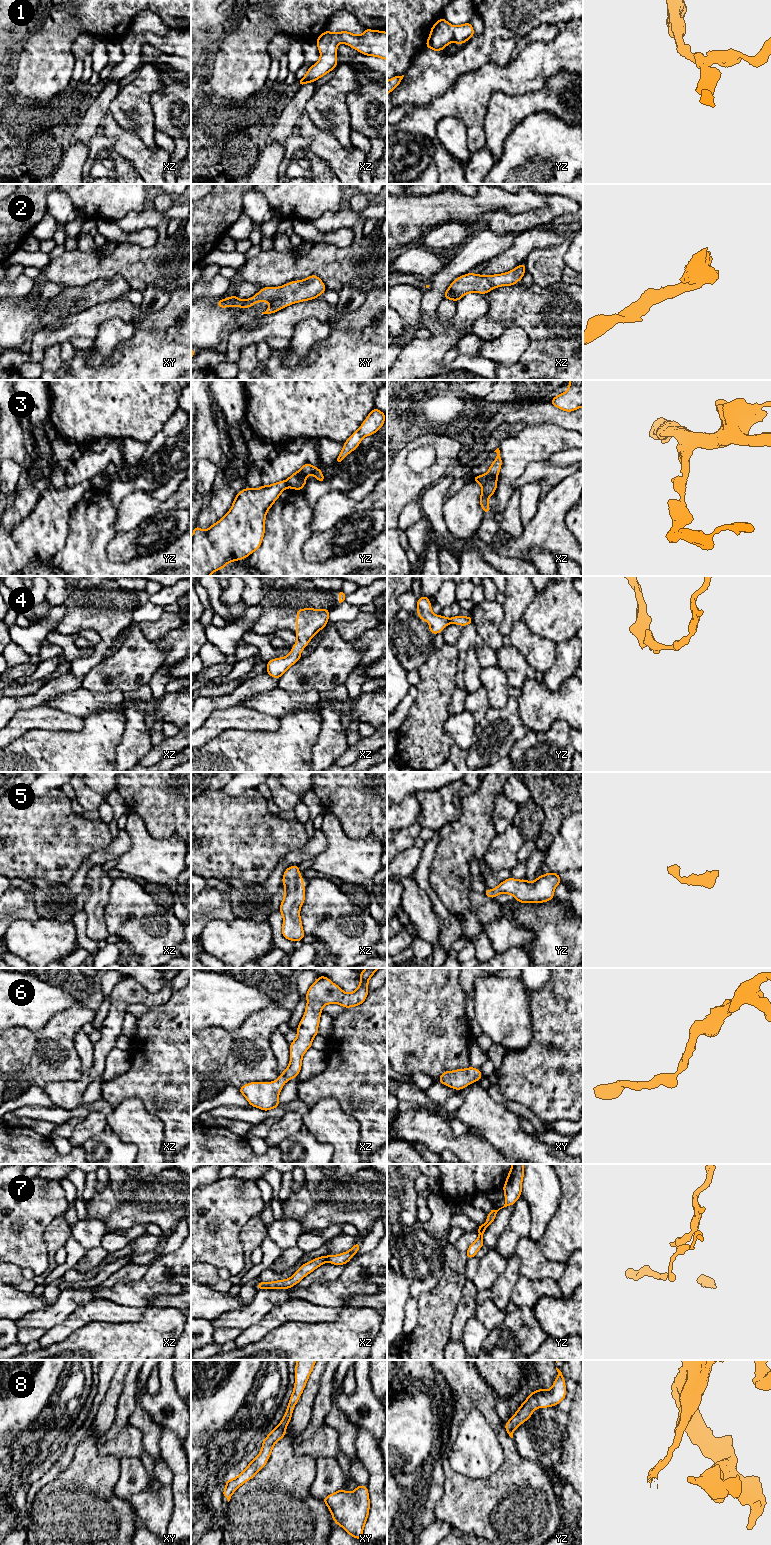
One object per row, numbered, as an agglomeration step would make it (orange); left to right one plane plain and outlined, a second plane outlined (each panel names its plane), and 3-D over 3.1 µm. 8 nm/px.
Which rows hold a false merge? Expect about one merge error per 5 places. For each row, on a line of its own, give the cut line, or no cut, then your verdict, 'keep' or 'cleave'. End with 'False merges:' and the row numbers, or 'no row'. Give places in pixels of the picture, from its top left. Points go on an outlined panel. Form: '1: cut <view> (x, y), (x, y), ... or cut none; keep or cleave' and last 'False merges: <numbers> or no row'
1: cut none; keep
2: cut none; keep
3: cut xz (488, 473), (496, 477); cleave
4: cut none; keep
5: cut none; keep
6: cut none; keep
7: cut xz (327, 1256), (328, 1261); cleave
8: cut none; keep
False merges: 3, 7

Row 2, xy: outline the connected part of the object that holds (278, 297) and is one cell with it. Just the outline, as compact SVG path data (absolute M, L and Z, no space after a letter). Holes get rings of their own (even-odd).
M311 275L304 280L292 281L281 287L265 287L250 299L241 300L237 296L221 299L217 306L249 308L259 301L268 302L270 307L262 314L272 314L297 302L316 299L326 291L321 279Z

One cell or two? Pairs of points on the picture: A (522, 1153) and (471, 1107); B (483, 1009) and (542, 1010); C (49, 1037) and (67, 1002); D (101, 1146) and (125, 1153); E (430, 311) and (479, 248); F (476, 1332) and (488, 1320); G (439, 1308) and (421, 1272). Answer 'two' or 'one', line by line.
A: one
B: two
C: two
D: one
E: one
F: two
G: two

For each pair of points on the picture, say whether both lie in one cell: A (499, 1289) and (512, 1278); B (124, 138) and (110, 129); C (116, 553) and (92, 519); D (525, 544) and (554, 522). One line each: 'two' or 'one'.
A: one
B: one
C: two
D: one

